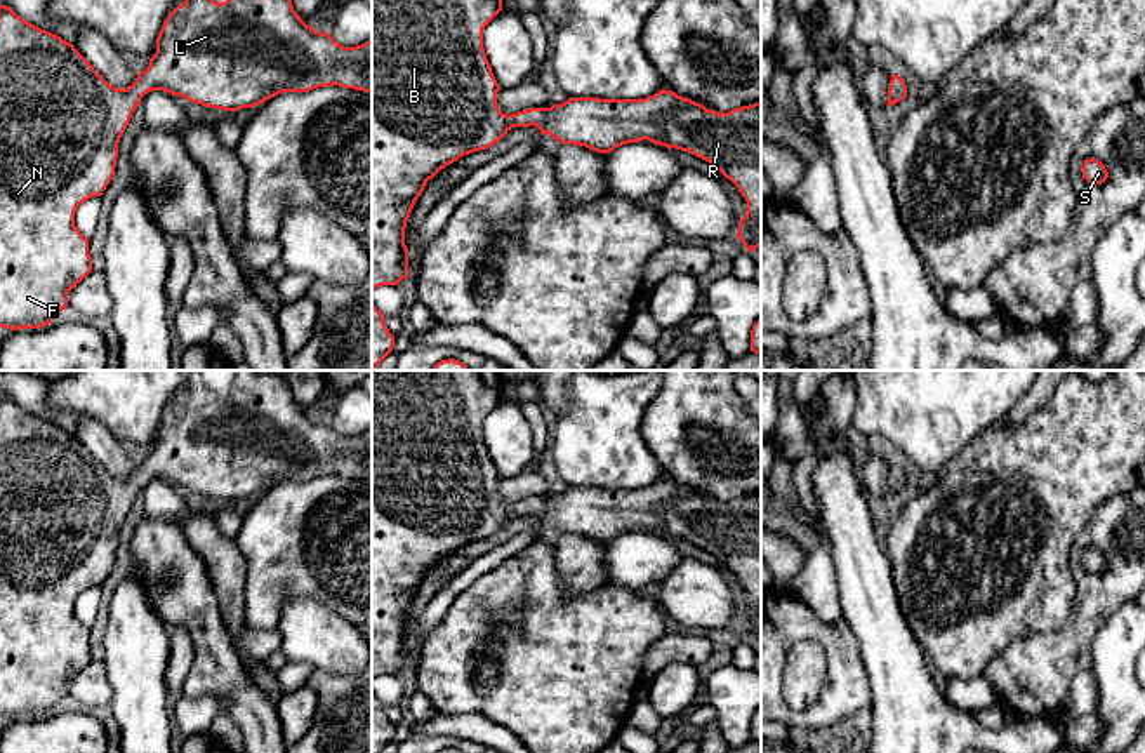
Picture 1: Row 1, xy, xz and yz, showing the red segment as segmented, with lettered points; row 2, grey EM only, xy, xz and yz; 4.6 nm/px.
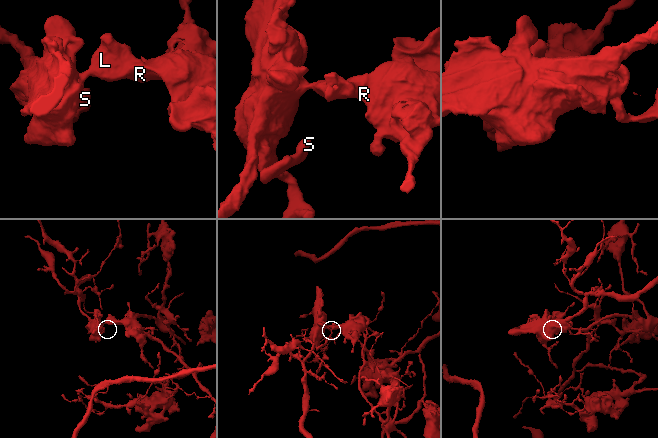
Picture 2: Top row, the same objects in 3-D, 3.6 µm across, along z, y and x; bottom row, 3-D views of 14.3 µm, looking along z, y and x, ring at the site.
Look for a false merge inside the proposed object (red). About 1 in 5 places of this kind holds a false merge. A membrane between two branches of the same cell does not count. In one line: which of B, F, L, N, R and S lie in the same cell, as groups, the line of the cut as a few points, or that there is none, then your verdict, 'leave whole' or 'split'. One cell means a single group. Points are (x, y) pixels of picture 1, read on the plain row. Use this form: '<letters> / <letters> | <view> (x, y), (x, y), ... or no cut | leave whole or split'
B F L N R S | no cut | leave whole

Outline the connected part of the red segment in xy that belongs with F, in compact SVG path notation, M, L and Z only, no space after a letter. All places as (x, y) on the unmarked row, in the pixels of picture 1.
M195 370L186 390L167 405L158 423L156 442L149 449L149 456L141 461L136 471L127 478L116 478L109 475L75 438L73 433L24 410L10 396L0 395L0 716L19 720L49 715L50 710L68 696L68 682L92 661L89 628L85 628L75 616L75 602L85 590L101 586L113 569L120 527L123 525L132 503L141 494L144 483L151 480L163 480L207 497L238 501L242 497L259 496L281 482L309 482L313 478L330 475L372 483L372 428L356 436L344 436L337 433L328 423L314 421L294 400L285 376L278 370L233 370L233 383L222 393L214 391L205 383L203 370Z

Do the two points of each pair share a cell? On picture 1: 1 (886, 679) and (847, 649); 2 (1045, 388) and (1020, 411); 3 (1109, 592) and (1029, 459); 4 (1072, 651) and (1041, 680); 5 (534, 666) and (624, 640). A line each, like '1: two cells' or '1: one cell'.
1: two cells
2: one cell
3: two cells
4: one cell
5: one cell

